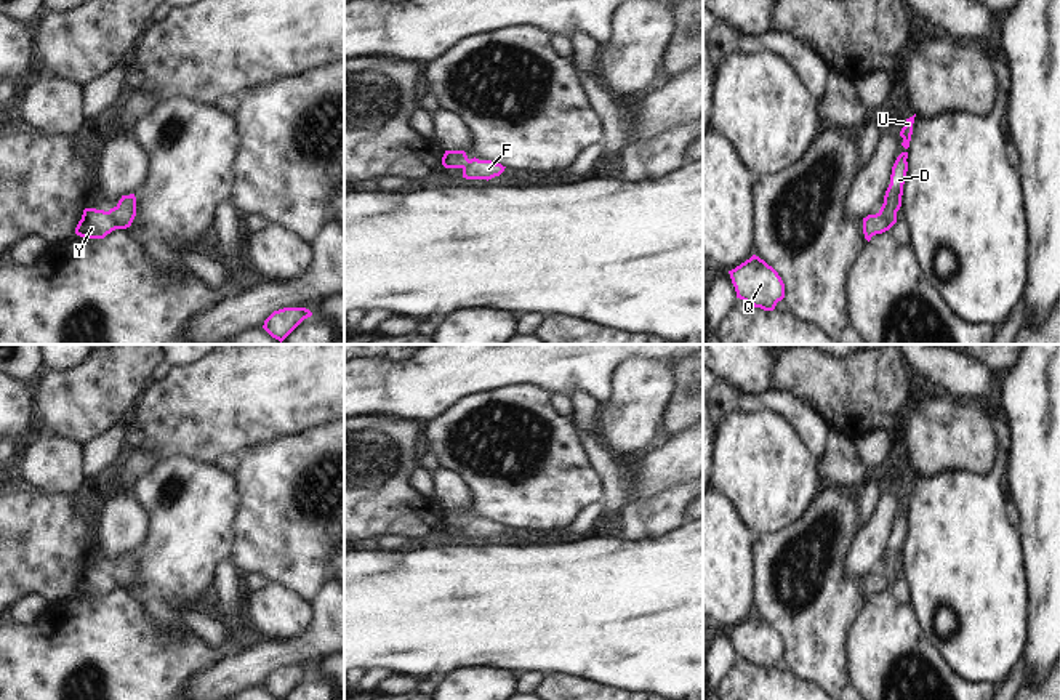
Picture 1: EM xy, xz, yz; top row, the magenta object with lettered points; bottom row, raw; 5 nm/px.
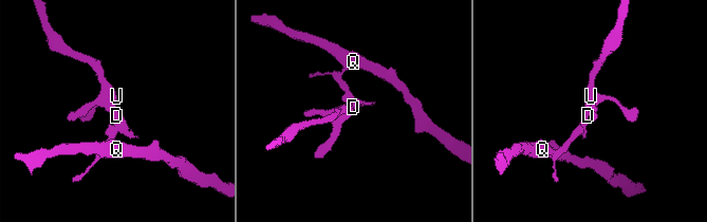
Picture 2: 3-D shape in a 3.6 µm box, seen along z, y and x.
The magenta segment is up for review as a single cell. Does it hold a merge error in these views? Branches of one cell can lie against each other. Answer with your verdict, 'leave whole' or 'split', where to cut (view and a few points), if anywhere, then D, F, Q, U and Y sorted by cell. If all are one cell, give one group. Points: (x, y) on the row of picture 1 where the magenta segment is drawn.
split; cut xy (106, 212), (117, 228); groups D F U / Q Y

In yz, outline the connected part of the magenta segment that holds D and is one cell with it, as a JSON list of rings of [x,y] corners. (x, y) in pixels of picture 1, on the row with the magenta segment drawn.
[[[906,151],[897,157],[892,167],[890,184],[884,195],[884,203],[877,213],[887,221],[889,229],[897,223],[897,211],[901,207],[903,184],[906,181],[906,171],[908,171],[906,159],[908,159]]]

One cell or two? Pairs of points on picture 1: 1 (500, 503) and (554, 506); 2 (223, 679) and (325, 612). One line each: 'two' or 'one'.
1: one
2: one

